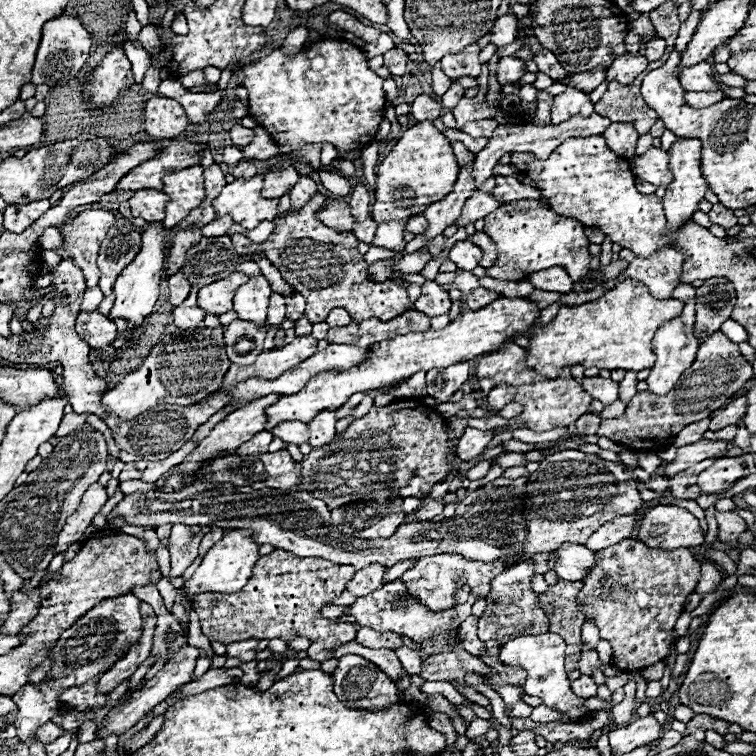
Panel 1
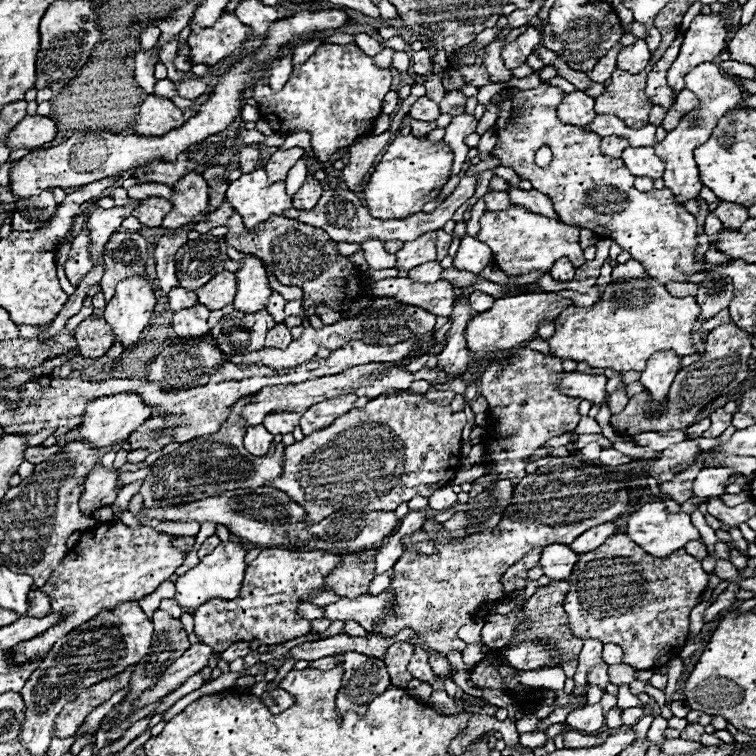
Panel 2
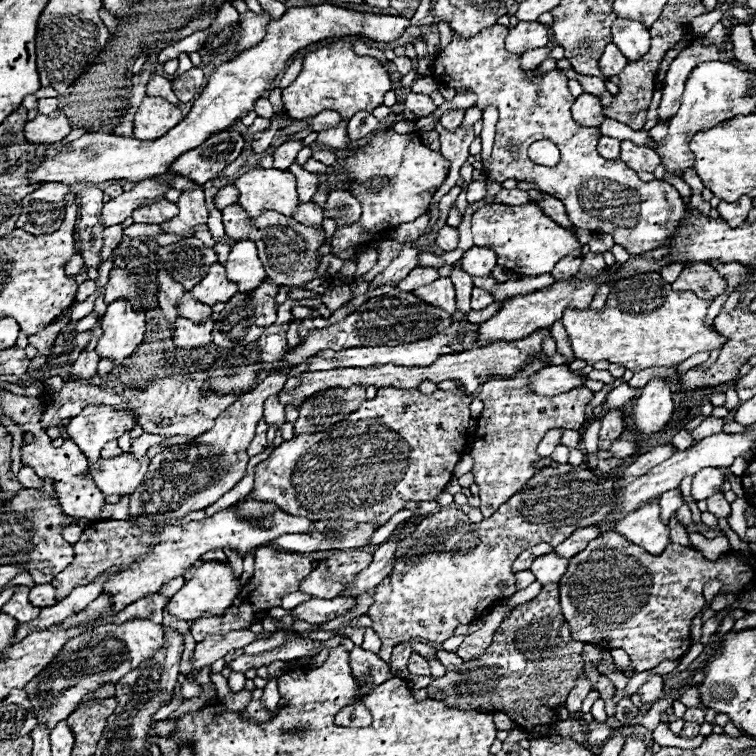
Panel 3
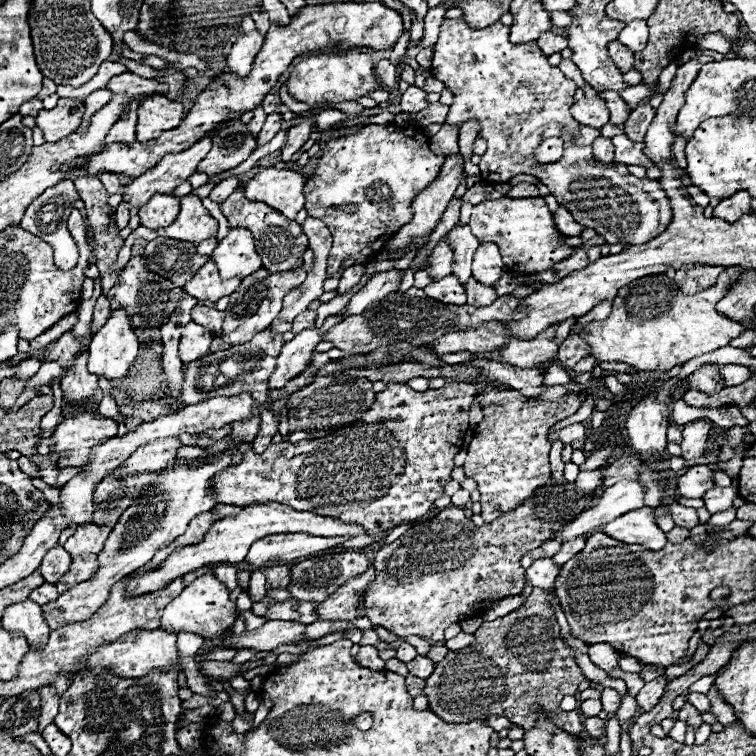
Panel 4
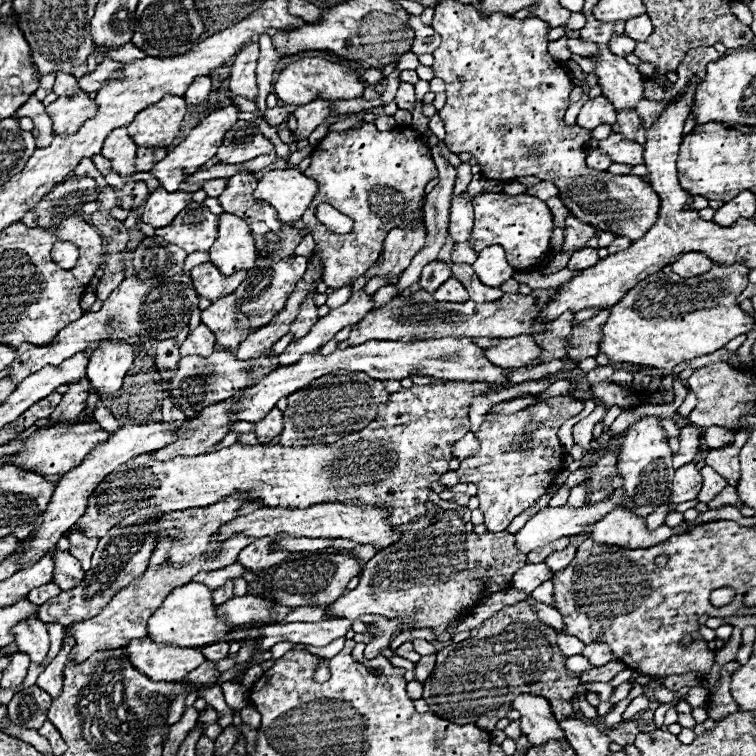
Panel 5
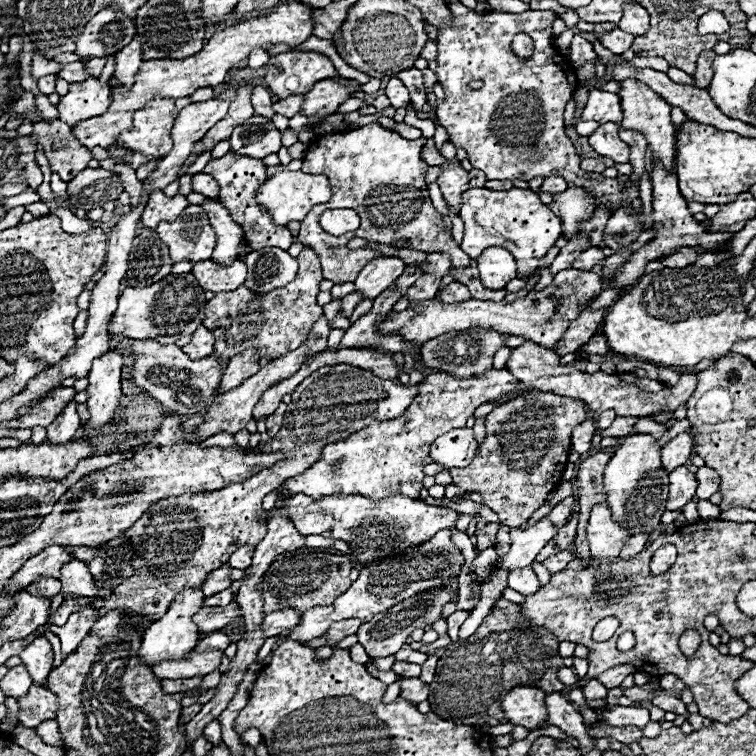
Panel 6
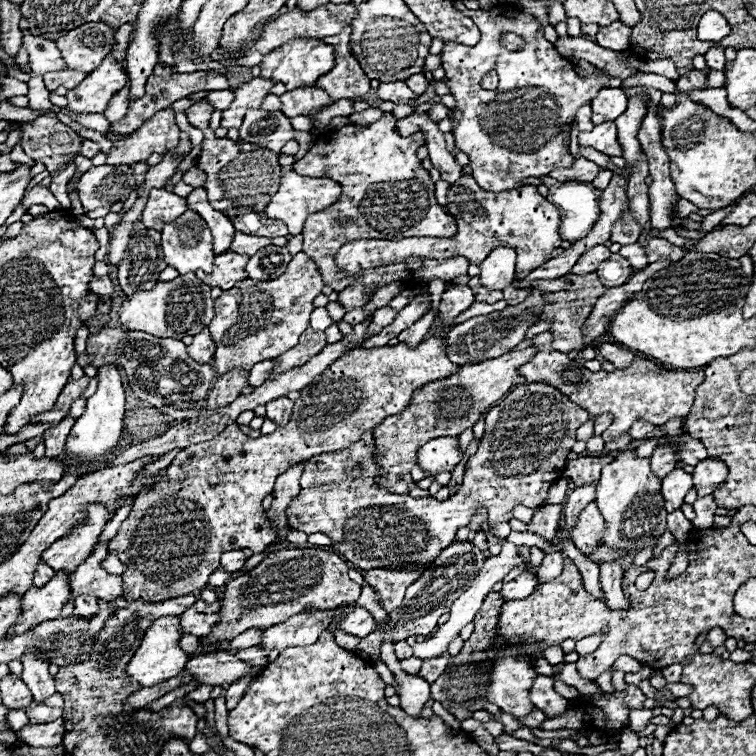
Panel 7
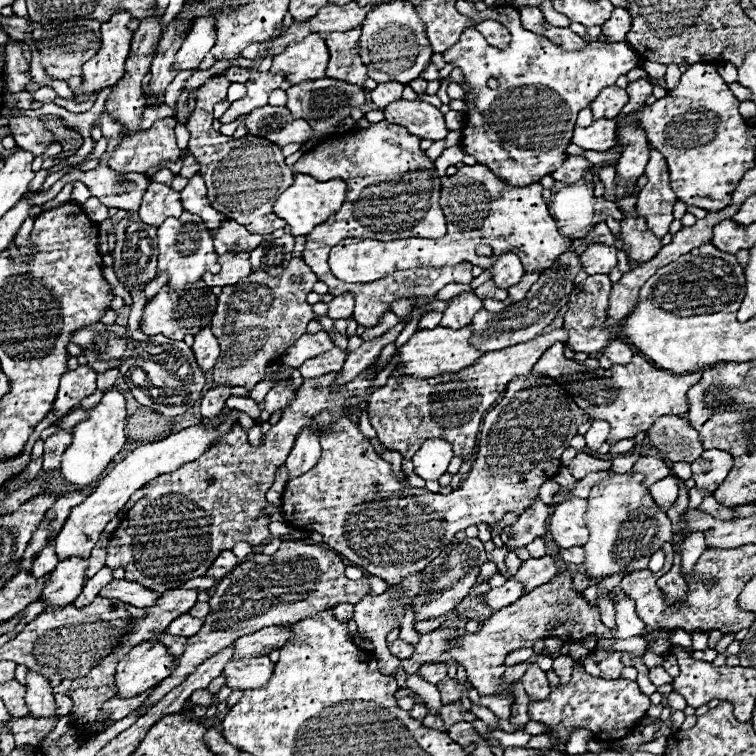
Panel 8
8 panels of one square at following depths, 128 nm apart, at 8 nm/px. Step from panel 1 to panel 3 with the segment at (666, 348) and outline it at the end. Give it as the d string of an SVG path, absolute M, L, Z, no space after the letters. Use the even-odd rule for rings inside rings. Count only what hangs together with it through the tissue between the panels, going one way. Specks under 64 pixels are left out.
M652 378L642 396L634 404L634 424L640 434L652 436L660 432L674 412L674 400L670 384L664 378Z

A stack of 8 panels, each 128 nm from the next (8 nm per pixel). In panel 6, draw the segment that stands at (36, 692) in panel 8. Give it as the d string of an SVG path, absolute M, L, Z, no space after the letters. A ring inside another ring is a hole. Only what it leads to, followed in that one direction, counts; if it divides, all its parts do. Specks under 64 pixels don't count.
M46 636L34 638L20 652L20 658L22 658L26 670L32 676L32 684L42 686L42 682L48 676L48 672L52 670L52 660L54 660L54 650L52 650L52 644L48 642L48 638Z

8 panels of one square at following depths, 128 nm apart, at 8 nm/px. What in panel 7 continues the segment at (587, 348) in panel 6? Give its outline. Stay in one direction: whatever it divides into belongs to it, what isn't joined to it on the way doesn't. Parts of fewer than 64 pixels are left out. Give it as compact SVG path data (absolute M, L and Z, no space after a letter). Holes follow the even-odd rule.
M606 342L606 344L598 344L598 352L600 352L600 356L602 358L606 358L606 360L610 360L616 368L628 368L630 364L632 364L632 360L634 360L634 354L630 352L630 350L626 350L626 348L622 348L622 346L618 346L618 344L610 344L610 342Z

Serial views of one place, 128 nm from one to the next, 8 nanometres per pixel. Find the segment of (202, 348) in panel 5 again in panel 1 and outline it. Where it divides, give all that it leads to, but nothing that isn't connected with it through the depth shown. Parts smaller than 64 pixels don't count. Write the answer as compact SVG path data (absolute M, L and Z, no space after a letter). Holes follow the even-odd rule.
M192 286L190 290L190 296L174 308L174 324L182 330L188 330L188 328L200 328L204 326L204 316L206 312L202 312L202 308L198 308L198 286Z

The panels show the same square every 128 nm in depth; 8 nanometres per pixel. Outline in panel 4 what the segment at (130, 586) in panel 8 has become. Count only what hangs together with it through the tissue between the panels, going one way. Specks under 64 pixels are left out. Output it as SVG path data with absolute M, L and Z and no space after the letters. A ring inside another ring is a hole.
M56 544L54 548L50 548L44 556L44 562L40 564L38 572L42 574L42 578L50 584L54 584L62 574L66 574L70 570L70 564L72 564L72 558L70 554L64 550L64 546Z

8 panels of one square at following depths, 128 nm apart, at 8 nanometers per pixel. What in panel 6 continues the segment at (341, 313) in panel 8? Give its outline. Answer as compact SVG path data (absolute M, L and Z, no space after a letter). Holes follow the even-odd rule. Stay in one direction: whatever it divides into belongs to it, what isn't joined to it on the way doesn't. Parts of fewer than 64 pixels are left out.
M388 256L388 258L374 258L372 262L362 268L362 272L356 278L356 290L364 294L364 298L376 298L380 292L384 292L402 272L406 264L398 256Z

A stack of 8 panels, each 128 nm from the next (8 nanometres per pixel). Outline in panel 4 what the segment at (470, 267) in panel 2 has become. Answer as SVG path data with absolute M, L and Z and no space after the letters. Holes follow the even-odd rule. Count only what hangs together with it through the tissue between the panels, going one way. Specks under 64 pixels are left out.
M480 244L472 260L472 276L486 286L498 282L504 274L504 264L496 244Z

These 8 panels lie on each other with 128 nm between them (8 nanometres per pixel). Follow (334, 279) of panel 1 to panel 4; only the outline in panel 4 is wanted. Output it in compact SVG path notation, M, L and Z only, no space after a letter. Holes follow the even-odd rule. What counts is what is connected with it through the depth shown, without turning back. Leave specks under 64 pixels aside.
M238 188L226 202L220 204L224 216L228 218L230 226L240 226L240 228L250 228L256 240L256 250L262 258L262 264L268 272L290 272L290 268L296 268L302 264L302 256L308 248L308 238L302 232L302 226L296 224L294 220L286 220L280 212L274 212L274 208L258 202L250 202L244 198L244 190Z

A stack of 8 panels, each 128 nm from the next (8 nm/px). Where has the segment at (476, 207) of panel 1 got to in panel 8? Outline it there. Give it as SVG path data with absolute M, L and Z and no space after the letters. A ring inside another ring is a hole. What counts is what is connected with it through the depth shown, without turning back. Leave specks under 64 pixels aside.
M568 156L568 158L564 160L564 164L562 164L556 172L552 172L550 176L552 176L554 180L558 180L558 182L574 184L574 182L578 182L584 174L588 174L590 168L592 168L592 164L590 164L584 156Z

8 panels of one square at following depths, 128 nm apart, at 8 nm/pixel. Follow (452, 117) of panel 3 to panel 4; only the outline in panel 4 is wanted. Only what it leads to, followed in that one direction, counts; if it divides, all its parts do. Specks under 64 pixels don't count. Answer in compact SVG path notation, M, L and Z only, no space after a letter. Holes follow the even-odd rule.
M442 124L442 130L436 136L432 136L430 148L432 148L434 154L442 154L442 156L456 154L456 150L458 150L458 130L454 126Z

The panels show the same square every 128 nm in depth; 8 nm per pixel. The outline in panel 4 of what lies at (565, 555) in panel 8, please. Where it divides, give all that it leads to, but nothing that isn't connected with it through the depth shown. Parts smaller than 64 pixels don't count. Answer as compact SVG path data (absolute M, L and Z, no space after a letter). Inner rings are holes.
M676 502L668 506L668 514L676 522L676 526L682 526L682 528L688 528L688 530L692 530L694 526L700 524L697 511L694 508L688 508L688 506L676 504Z

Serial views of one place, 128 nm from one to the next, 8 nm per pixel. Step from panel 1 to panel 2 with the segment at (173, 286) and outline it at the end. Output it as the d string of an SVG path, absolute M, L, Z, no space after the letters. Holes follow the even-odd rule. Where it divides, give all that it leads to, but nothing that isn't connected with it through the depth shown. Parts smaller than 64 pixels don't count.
M174 286L168 294L168 302L170 302L170 308L176 312L176 310L182 310L182 308L190 308L196 304L196 296L194 296L194 290L186 290L182 286Z

